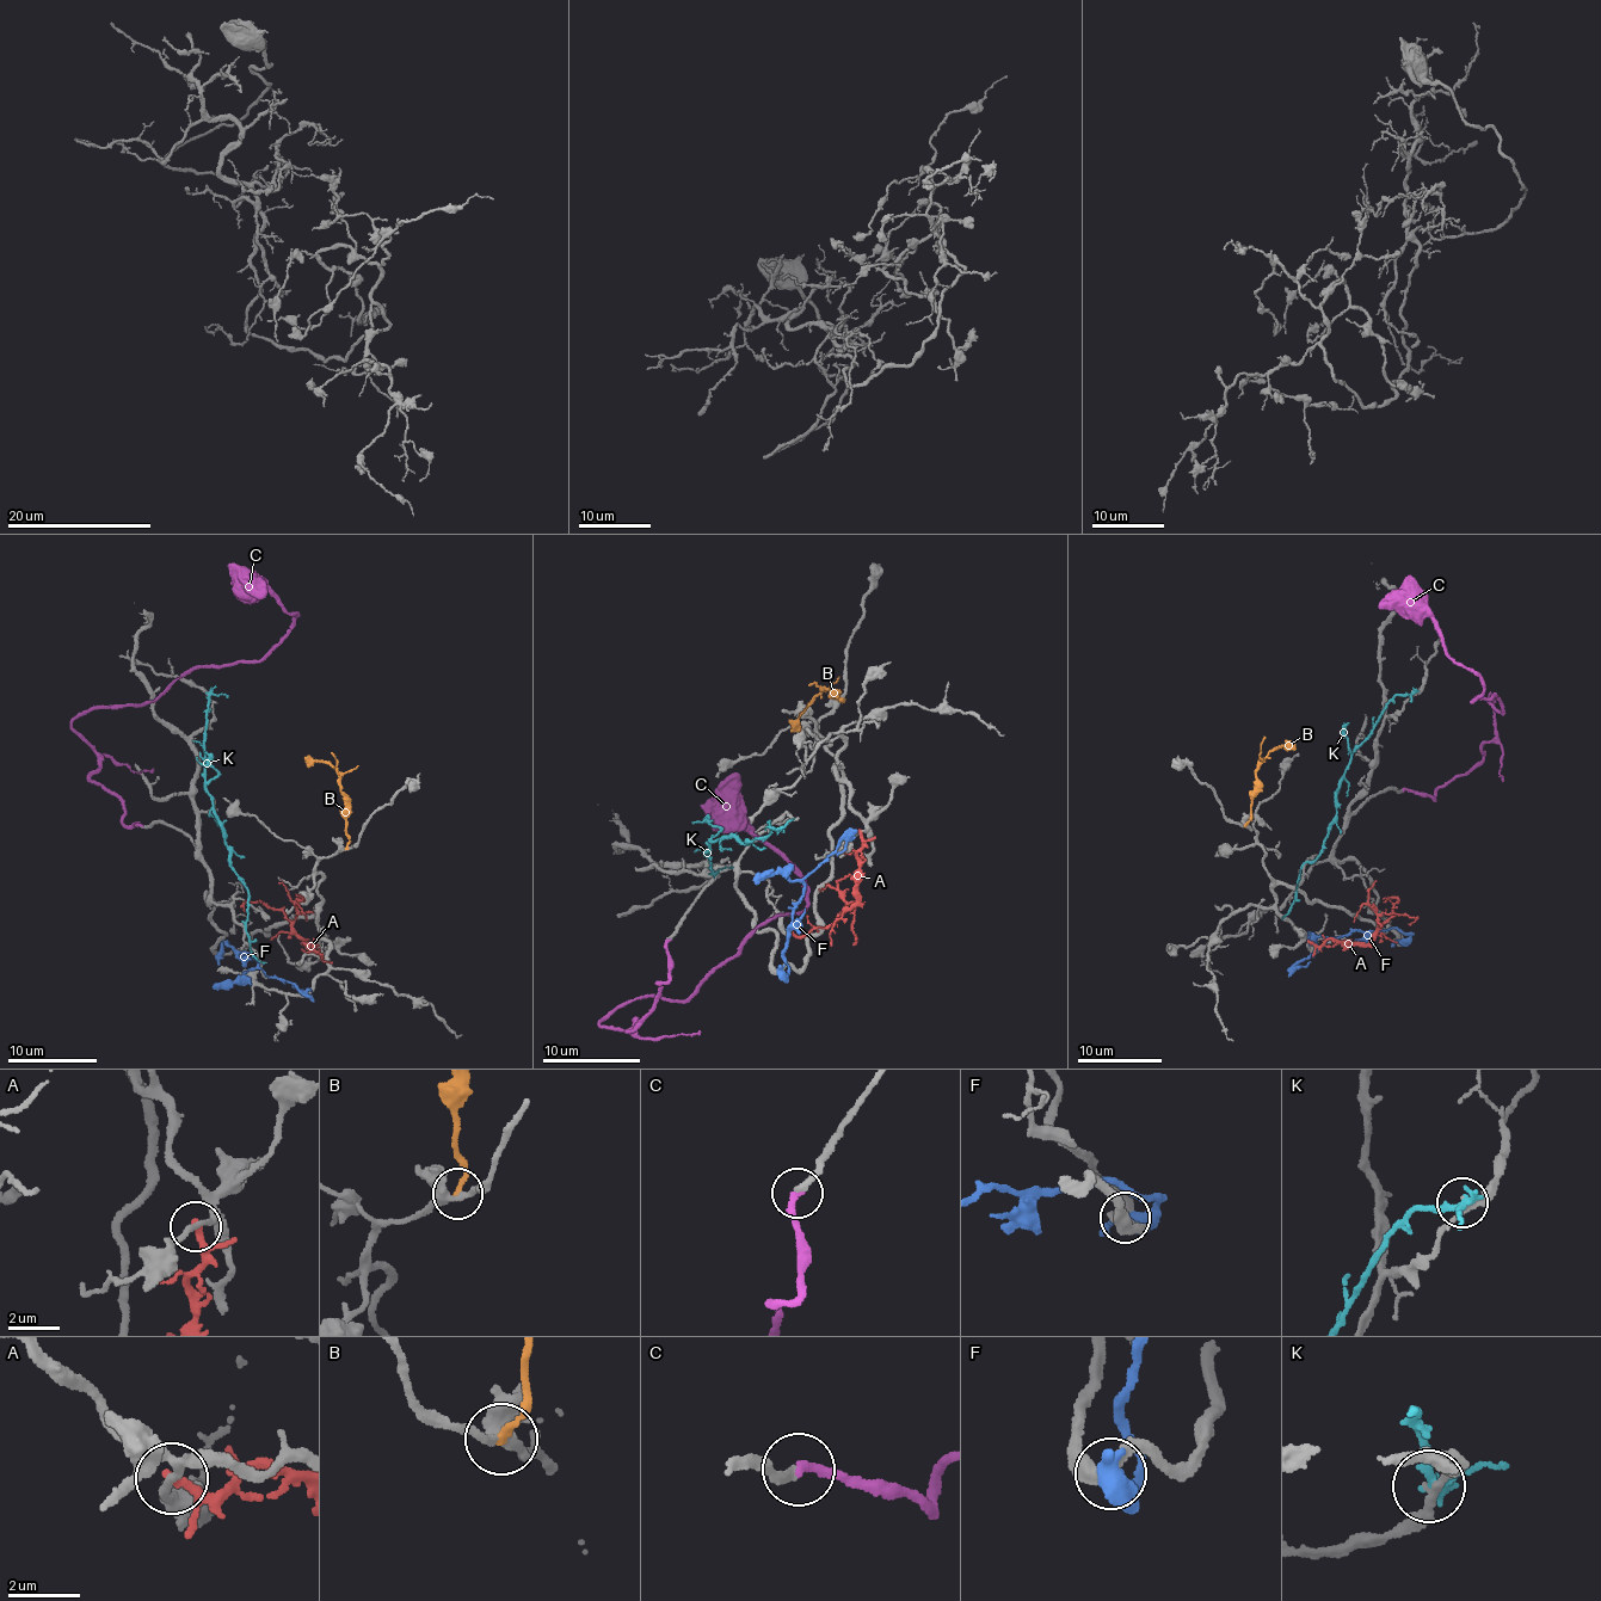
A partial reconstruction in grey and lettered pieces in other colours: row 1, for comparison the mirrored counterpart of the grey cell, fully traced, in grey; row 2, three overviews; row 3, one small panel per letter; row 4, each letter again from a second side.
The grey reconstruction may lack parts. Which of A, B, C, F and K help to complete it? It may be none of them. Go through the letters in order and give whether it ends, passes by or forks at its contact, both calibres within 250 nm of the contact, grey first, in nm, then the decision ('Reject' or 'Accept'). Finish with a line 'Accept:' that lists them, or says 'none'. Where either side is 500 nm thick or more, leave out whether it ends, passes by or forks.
A: It passes by. Thickness 200 nm (grey) against 200 nm. Reject
B: It ends there. Thickness 280 nm (grey) against 220 nm. Reject
C: It ends there. Thickness 240 nm (grey) against 240 nm. Accept
F: Thickness 360 nm (grey) against 700 nm. Reject
K: It passes by. Thickness 190 nm (grey) against 240 nm. Reject
Accept: C

